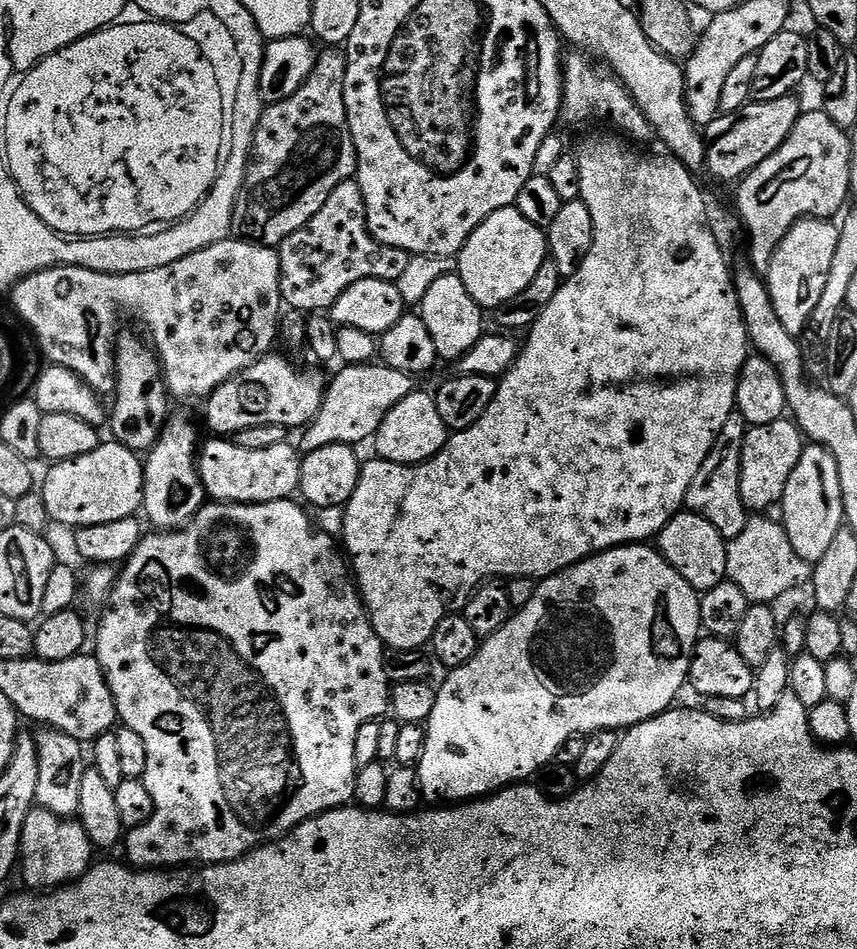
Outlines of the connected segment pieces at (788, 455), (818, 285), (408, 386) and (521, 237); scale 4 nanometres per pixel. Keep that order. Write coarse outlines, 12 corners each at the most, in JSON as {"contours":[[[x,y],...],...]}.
{"contours":[[[795,420],[751,425],[742,446],[742,502],[781,503],[806,437]],[[798,221],[766,273],[797,338],[822,298],[840,229]],[[382,362],[327,381],[305,453],[371,441],[413,377]],[[514,206],[486,218],[458,257],[481,309],[522,294],[549,259],[545,229]]]}

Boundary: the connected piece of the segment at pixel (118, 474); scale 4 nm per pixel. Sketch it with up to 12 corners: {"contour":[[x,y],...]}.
{"contour":[[102,442],[51,465],[42,491],[69,530],[136,516],[144,465]]}

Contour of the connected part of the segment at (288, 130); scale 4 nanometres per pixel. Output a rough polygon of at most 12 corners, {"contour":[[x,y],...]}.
{"contour":[[324,50],[260,113],[232,232],[276,248],[356,174]]}

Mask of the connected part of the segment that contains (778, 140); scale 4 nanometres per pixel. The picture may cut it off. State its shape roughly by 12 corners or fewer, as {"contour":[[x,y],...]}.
{"contour":[[795,95],[749,102],[706,129],[706,172],[749,176],[790,138]]}

